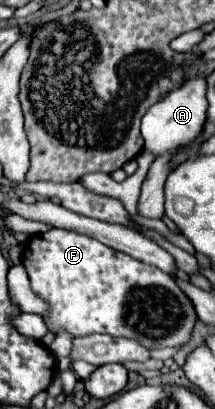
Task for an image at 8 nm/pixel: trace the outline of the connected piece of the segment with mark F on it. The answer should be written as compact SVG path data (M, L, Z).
M50 228L26 242L22 264L28 272L32 292L48 304L48 312L42 318L50 332L64 330L72 336L100 332L136 340L142 346L148 346L148 350L184 346L192 338L196 312L176 278L156 266L148 266L124 252L112 250L90 236Z

